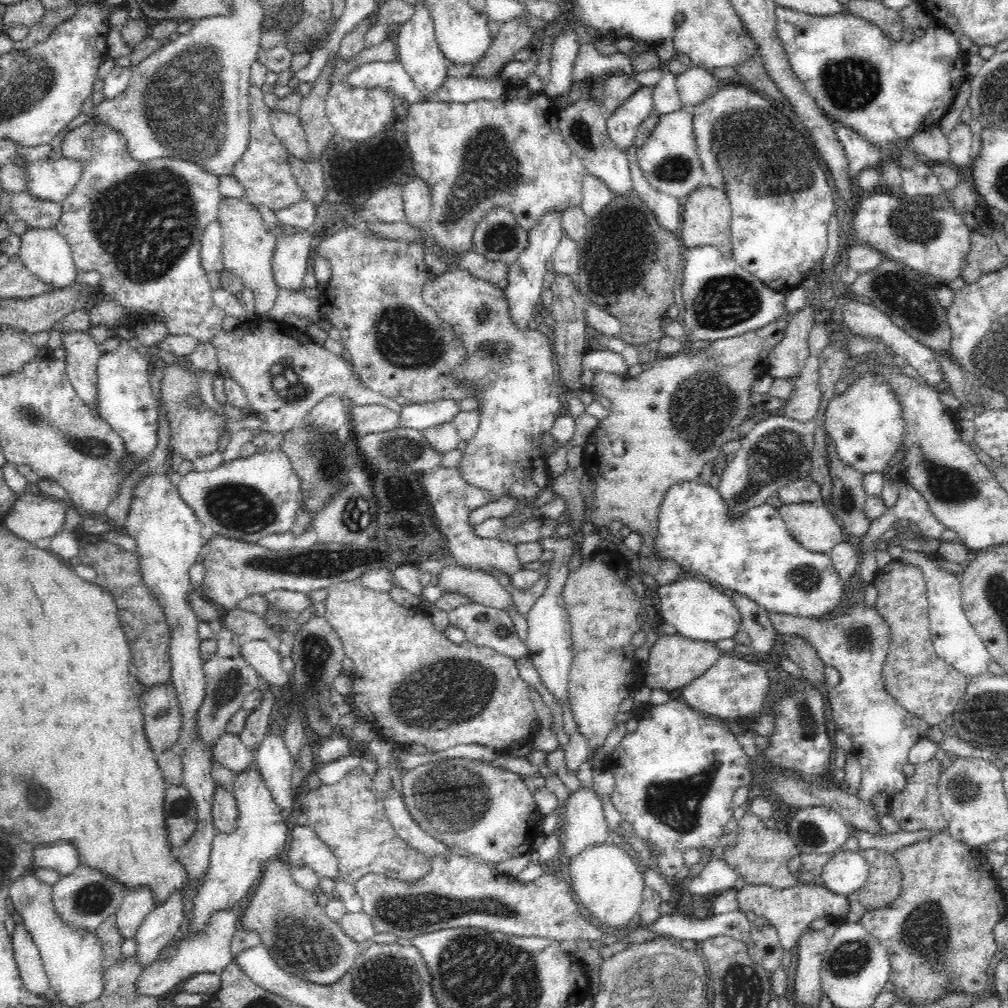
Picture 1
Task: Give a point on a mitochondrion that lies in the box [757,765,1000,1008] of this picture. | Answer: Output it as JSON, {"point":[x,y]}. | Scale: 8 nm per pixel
{"point":[924,932]}

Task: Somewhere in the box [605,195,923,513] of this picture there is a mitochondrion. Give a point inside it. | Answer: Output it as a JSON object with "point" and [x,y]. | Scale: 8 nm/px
{"point":[700,408]}

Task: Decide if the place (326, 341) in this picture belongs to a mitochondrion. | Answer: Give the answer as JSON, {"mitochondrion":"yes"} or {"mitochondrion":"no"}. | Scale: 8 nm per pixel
{"mitochondrion":"no"}

